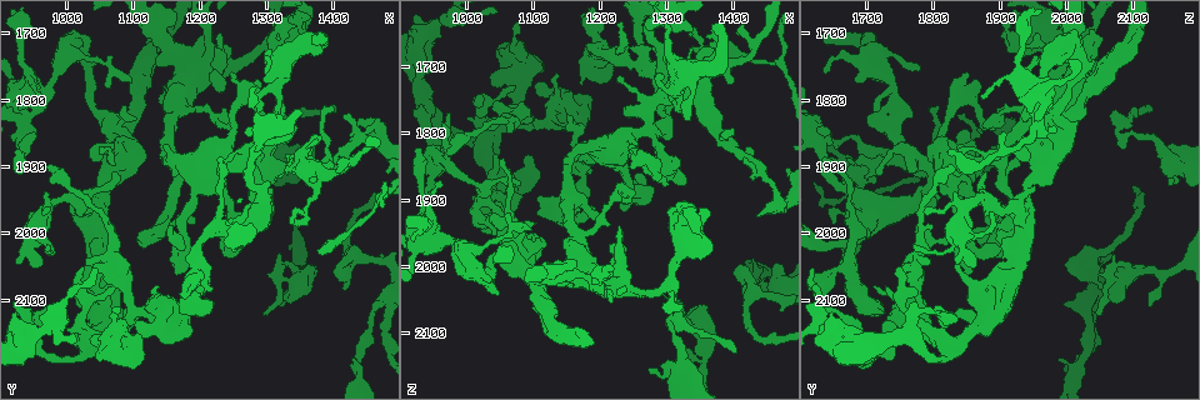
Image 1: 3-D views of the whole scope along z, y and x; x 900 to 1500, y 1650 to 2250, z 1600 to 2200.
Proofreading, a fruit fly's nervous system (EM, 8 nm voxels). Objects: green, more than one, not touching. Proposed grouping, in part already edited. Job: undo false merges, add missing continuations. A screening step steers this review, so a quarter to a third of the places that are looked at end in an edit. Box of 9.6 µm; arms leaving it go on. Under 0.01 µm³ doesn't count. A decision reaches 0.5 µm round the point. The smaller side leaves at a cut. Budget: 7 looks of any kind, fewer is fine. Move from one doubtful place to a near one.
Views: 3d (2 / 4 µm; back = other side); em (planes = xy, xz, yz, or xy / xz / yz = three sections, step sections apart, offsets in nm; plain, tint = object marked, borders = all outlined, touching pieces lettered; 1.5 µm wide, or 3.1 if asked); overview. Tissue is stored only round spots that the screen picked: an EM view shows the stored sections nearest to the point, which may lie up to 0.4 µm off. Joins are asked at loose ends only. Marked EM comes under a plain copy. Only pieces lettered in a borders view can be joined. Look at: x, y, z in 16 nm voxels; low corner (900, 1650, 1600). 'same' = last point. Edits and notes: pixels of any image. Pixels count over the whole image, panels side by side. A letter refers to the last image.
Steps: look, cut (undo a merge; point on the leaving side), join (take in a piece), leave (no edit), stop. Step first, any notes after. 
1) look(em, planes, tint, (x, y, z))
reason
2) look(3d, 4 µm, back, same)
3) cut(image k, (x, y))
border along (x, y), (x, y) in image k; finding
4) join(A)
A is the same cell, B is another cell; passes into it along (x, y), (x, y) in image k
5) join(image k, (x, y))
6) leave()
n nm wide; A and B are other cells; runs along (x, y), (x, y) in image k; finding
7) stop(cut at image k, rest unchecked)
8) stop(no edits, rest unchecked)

look(em, xz, step 8, borders, (975, 2020, 1770))
thin end

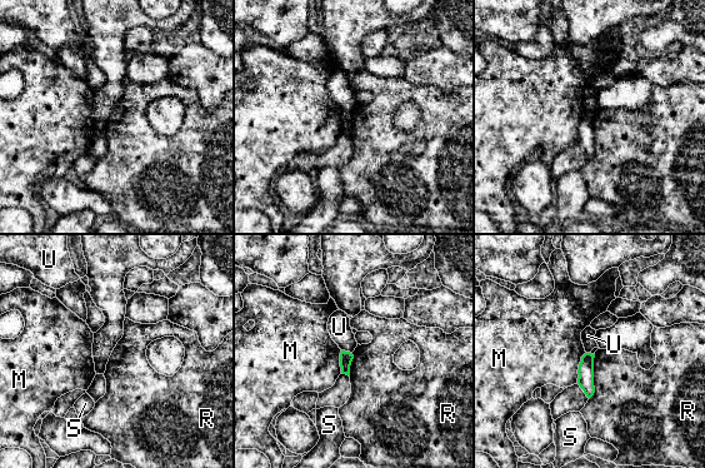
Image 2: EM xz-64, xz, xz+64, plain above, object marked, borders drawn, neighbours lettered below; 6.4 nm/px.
look(em, planes, borders, same)

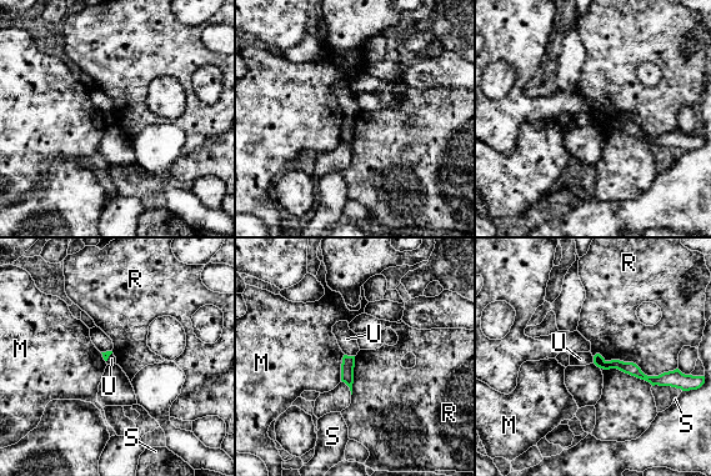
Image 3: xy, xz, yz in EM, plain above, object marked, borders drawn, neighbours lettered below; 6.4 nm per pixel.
leave()
R touches over 550 nm; M, R, S and U are other cells; border along (594, 355), (647, 375), (677, 369) in image 3; none of them fits

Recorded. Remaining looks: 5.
look(em, xy, step 8, tint, (1075, 1905, 1880))

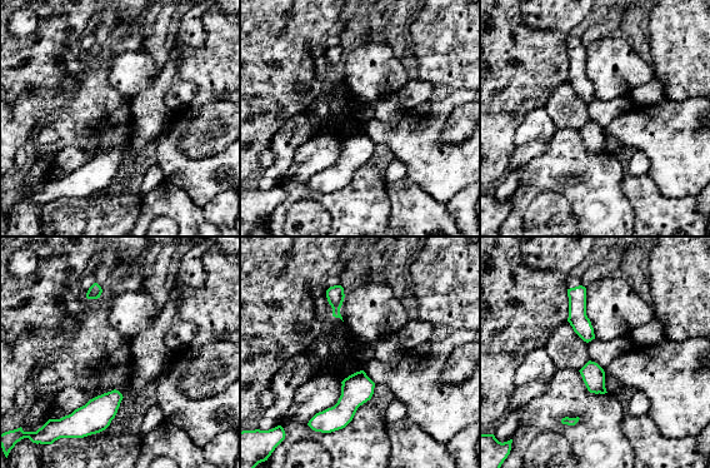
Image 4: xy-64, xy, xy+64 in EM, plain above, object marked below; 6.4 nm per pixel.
look(em, planes, tint, same)

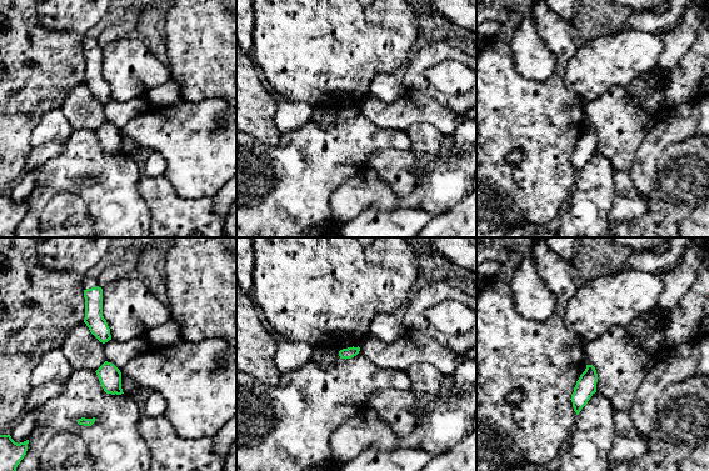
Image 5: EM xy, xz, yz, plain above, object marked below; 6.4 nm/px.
look(em, planes, borders, same)

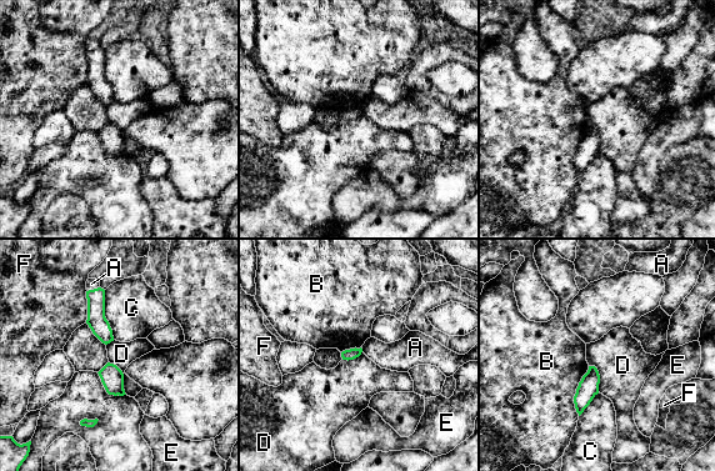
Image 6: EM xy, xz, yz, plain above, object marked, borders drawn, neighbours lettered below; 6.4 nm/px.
leave()
70 nm wide; A, B, C, D, E and F are other cells; border along (109, 361), (121, 371), (126, 394) in image 6; continuous, no second neuron

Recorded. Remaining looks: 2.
look(3d, 2 µm, (1045, 1820, 1980))

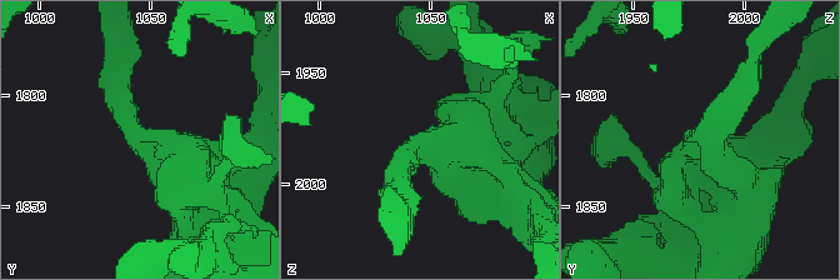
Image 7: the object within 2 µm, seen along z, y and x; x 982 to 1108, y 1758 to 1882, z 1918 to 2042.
look(em, planes, borders, (1043, 1816, 1982))
now the EM

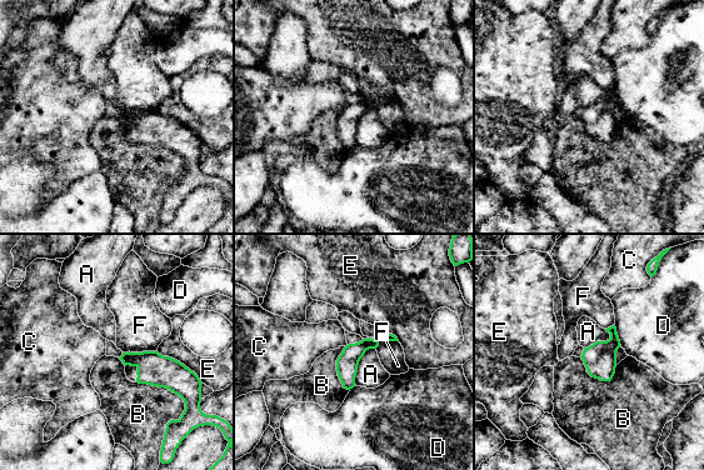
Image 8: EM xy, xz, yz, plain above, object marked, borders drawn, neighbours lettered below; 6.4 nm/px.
leave()
90 nm wide; B touches over 340 nm; A, B, C, D, E and F are other cells; continuous, no second neuron

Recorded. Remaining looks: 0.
stop(no edits, rest unchecked)

